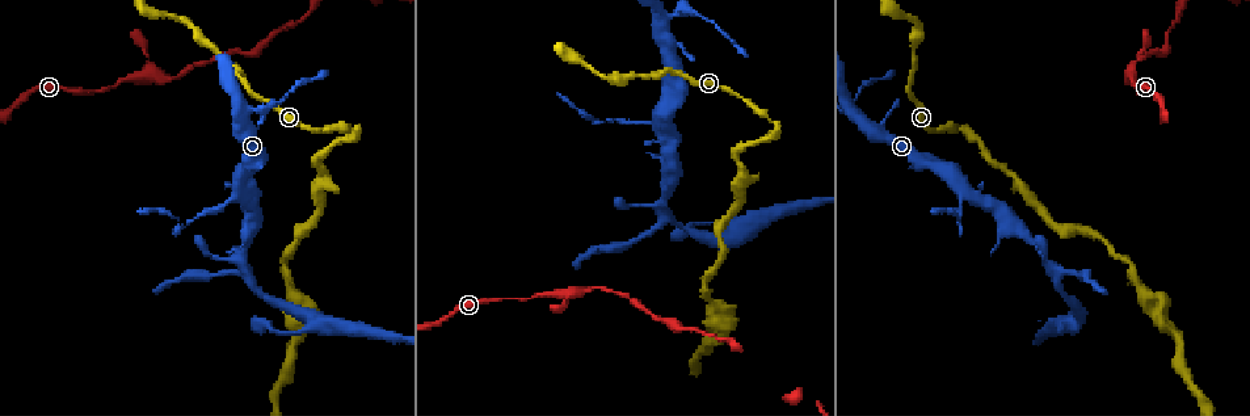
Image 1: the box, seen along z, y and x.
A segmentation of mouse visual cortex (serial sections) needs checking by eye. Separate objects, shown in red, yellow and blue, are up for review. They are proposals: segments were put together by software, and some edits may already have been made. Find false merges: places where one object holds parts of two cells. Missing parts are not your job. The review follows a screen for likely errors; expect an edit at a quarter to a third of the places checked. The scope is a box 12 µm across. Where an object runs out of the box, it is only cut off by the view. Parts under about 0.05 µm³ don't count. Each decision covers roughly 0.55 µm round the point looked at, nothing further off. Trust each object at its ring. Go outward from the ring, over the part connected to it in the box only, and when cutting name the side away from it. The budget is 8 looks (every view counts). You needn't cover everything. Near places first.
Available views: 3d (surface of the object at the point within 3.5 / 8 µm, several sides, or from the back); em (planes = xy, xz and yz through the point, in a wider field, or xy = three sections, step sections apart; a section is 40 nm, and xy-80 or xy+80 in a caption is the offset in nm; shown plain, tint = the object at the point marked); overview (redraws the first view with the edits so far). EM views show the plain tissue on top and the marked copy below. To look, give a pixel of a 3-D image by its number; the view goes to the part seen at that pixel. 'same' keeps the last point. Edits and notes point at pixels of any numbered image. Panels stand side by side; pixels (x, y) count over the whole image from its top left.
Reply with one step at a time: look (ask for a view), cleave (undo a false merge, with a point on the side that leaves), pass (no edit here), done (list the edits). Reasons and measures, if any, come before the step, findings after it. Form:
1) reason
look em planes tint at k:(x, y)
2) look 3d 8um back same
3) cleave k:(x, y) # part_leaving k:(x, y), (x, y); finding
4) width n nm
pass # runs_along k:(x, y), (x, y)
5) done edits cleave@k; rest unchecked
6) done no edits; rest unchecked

arms part here
look 3d 3.5um at 1:(566, 292)

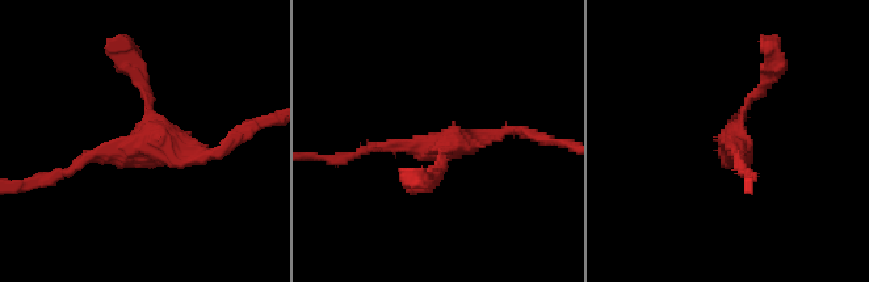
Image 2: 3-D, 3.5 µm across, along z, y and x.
pass # runs_along 2:(63, 173), (116, 148), (209, 158), (229, 140); all the same cell

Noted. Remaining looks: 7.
three-way junction
look 3d 3.5um back at 1:(860, 115)

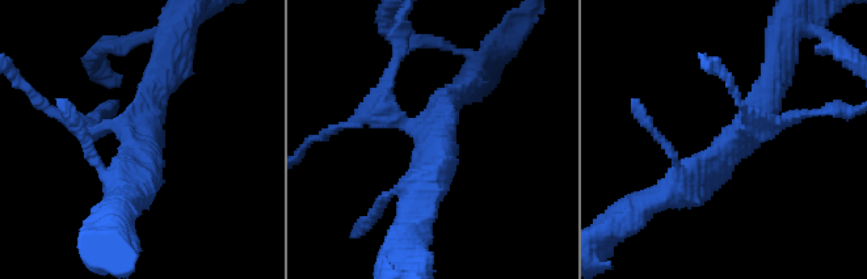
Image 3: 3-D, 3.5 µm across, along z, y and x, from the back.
arms 3; arm_widths 200, 300, 400 nm
look em xy step 5 tint at 3:(733, 143)

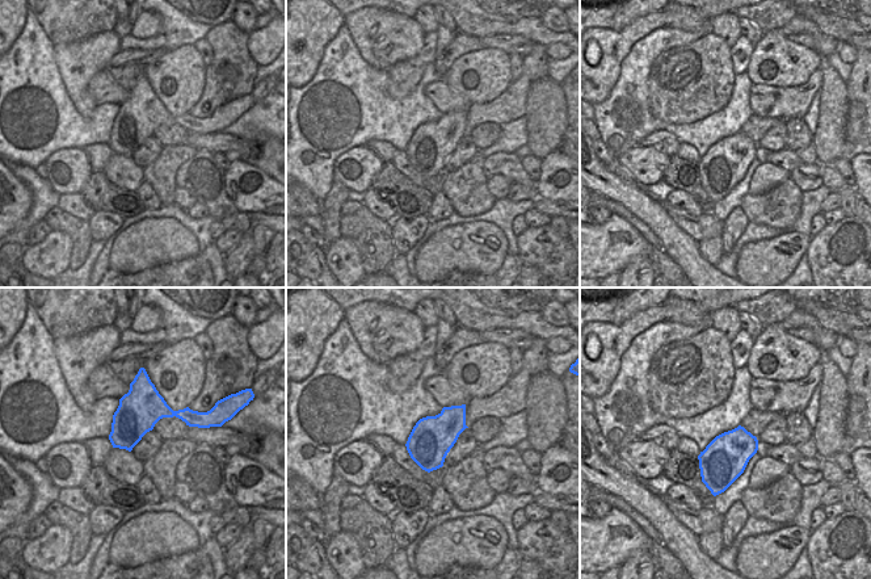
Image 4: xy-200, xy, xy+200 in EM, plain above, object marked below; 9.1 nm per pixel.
cleave 3:(796, 114) # a second cell is stuck on

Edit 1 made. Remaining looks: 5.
three-way junction
look 3d 3.5um at 1:(663, 124)

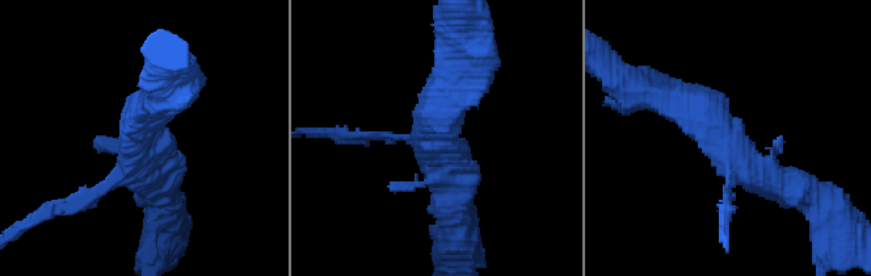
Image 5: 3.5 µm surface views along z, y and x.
look em planes tint at 5:(431, 147)

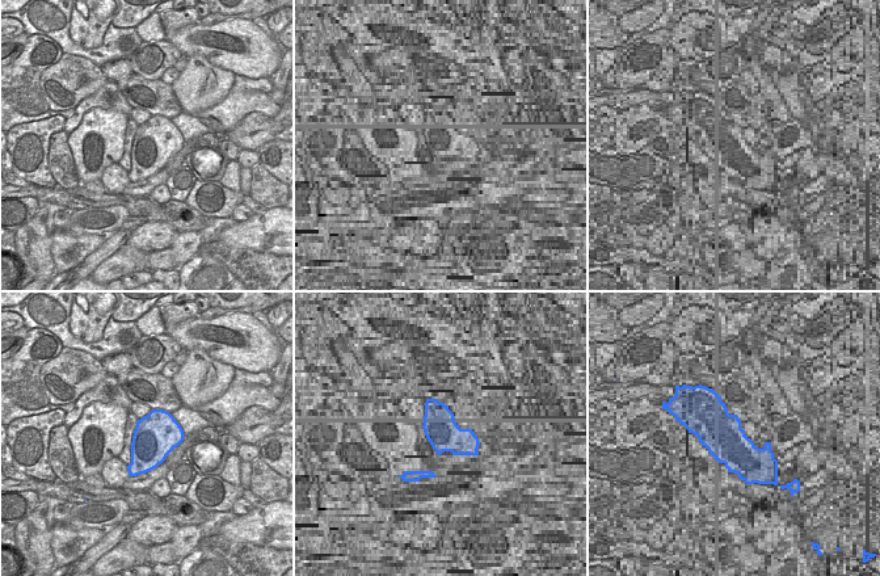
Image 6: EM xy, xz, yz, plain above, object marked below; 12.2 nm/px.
cleave 5:(60, 203) # part_leaving 5:(102, 191), (30, 224); a second cell is stuck on

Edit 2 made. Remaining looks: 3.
done edits cleave@3, cleave@5; rest unchecked

